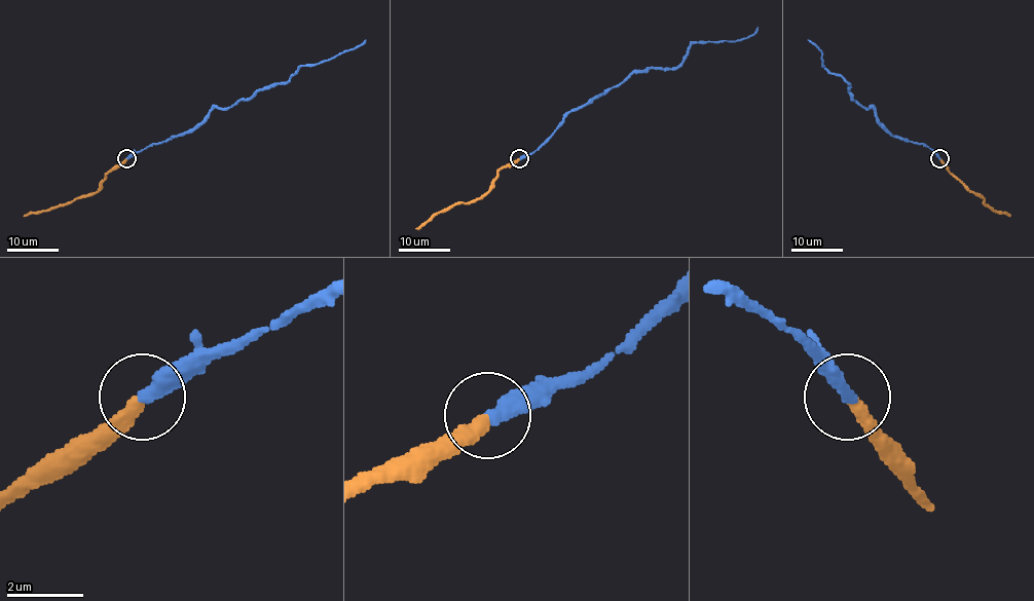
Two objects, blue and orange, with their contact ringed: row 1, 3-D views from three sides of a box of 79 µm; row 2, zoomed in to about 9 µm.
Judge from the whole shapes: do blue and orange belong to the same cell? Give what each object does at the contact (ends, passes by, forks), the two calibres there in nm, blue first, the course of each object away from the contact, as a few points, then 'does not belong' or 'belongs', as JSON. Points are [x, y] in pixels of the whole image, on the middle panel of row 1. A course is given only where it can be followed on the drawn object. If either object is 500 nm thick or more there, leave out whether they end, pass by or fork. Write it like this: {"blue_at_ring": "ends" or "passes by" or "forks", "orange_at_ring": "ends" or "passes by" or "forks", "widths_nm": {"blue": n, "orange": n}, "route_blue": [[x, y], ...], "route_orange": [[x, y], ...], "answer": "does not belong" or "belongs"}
{"blue_at_ring": "ends", "orange_at_ring": "ends", "widths_nm": {"blue": 420, "orange": 360}, "route_blue": [[519, 158], [539, 147], [566, 115], [633, 73], [675, 68], [692, 43], [742, 40], [758, 27]], "route_orange": [[519, 158], [507, 163], [497, 173], [493, 184], [477, 198], [435, 213], [415, 229]], "answer": "belongs"}

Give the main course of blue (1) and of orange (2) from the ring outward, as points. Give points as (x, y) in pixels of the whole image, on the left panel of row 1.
1: (127, 158), (195, 127), (214, 109), (250, 100), (259, 90), (284, 84), (300, 66), (349, 50), (365, 39)
2: (127, 158), (105, 175), (97, 191), (24, 216)

